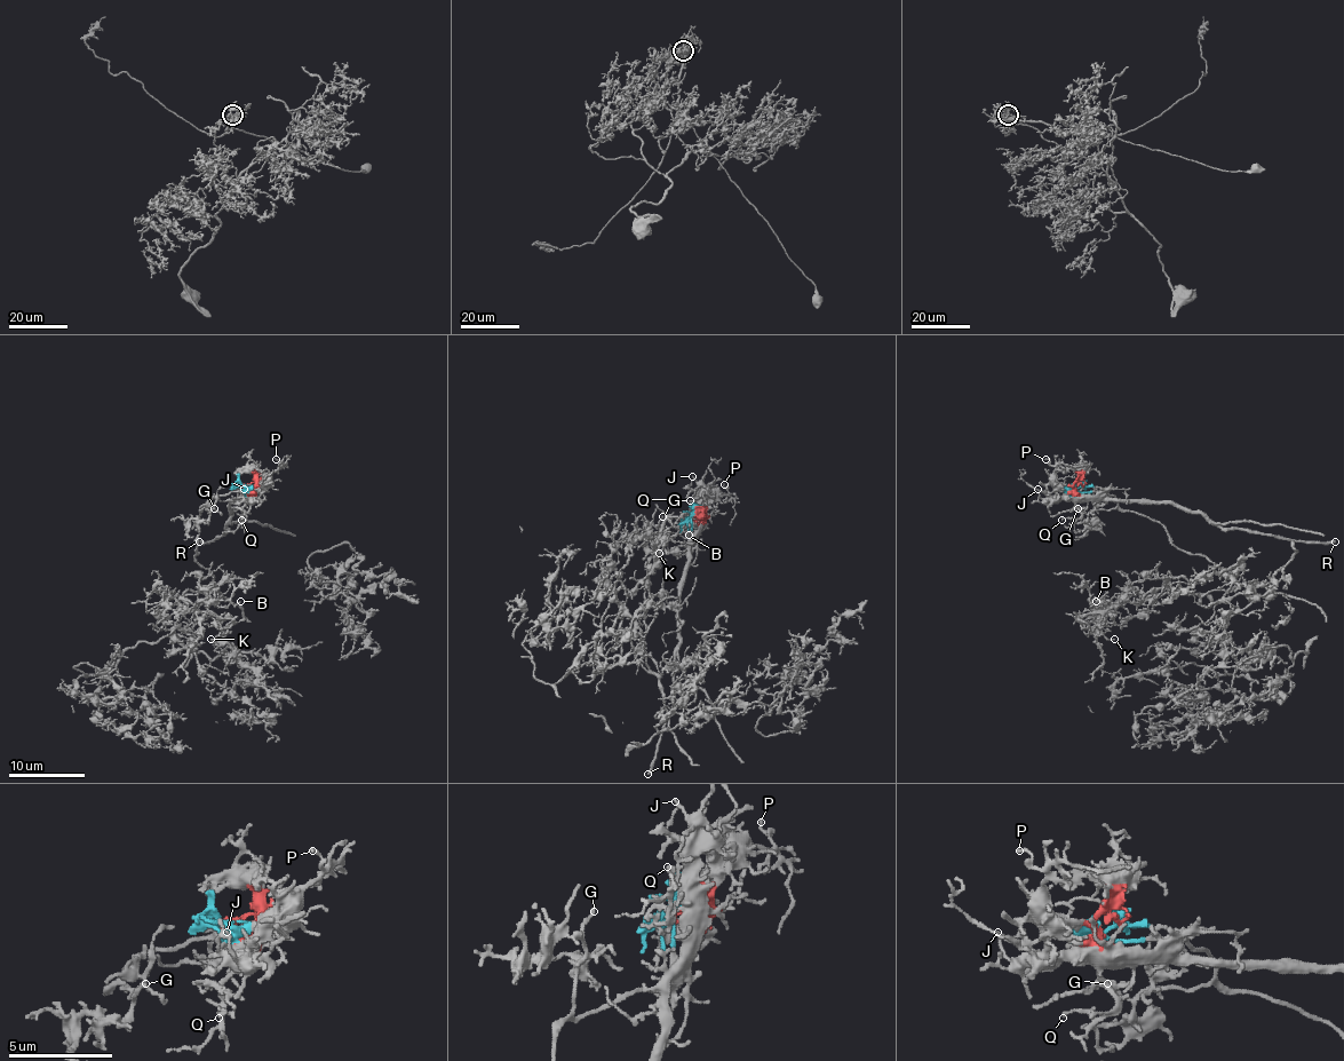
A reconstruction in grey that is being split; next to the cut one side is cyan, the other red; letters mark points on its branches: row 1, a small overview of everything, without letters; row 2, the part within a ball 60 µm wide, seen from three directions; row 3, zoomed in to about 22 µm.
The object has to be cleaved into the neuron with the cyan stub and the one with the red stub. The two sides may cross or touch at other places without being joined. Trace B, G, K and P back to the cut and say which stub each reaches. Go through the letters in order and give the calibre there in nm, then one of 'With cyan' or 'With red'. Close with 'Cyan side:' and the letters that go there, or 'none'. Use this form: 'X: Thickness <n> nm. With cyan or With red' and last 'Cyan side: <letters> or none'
B: Thickness 110 nm. With cyan
G: Thickness 140 nm. With cyan
K: Thickness 120 nm. With cyan
P: Thickness 120 nm. With red
Cyan side: B, G, K

